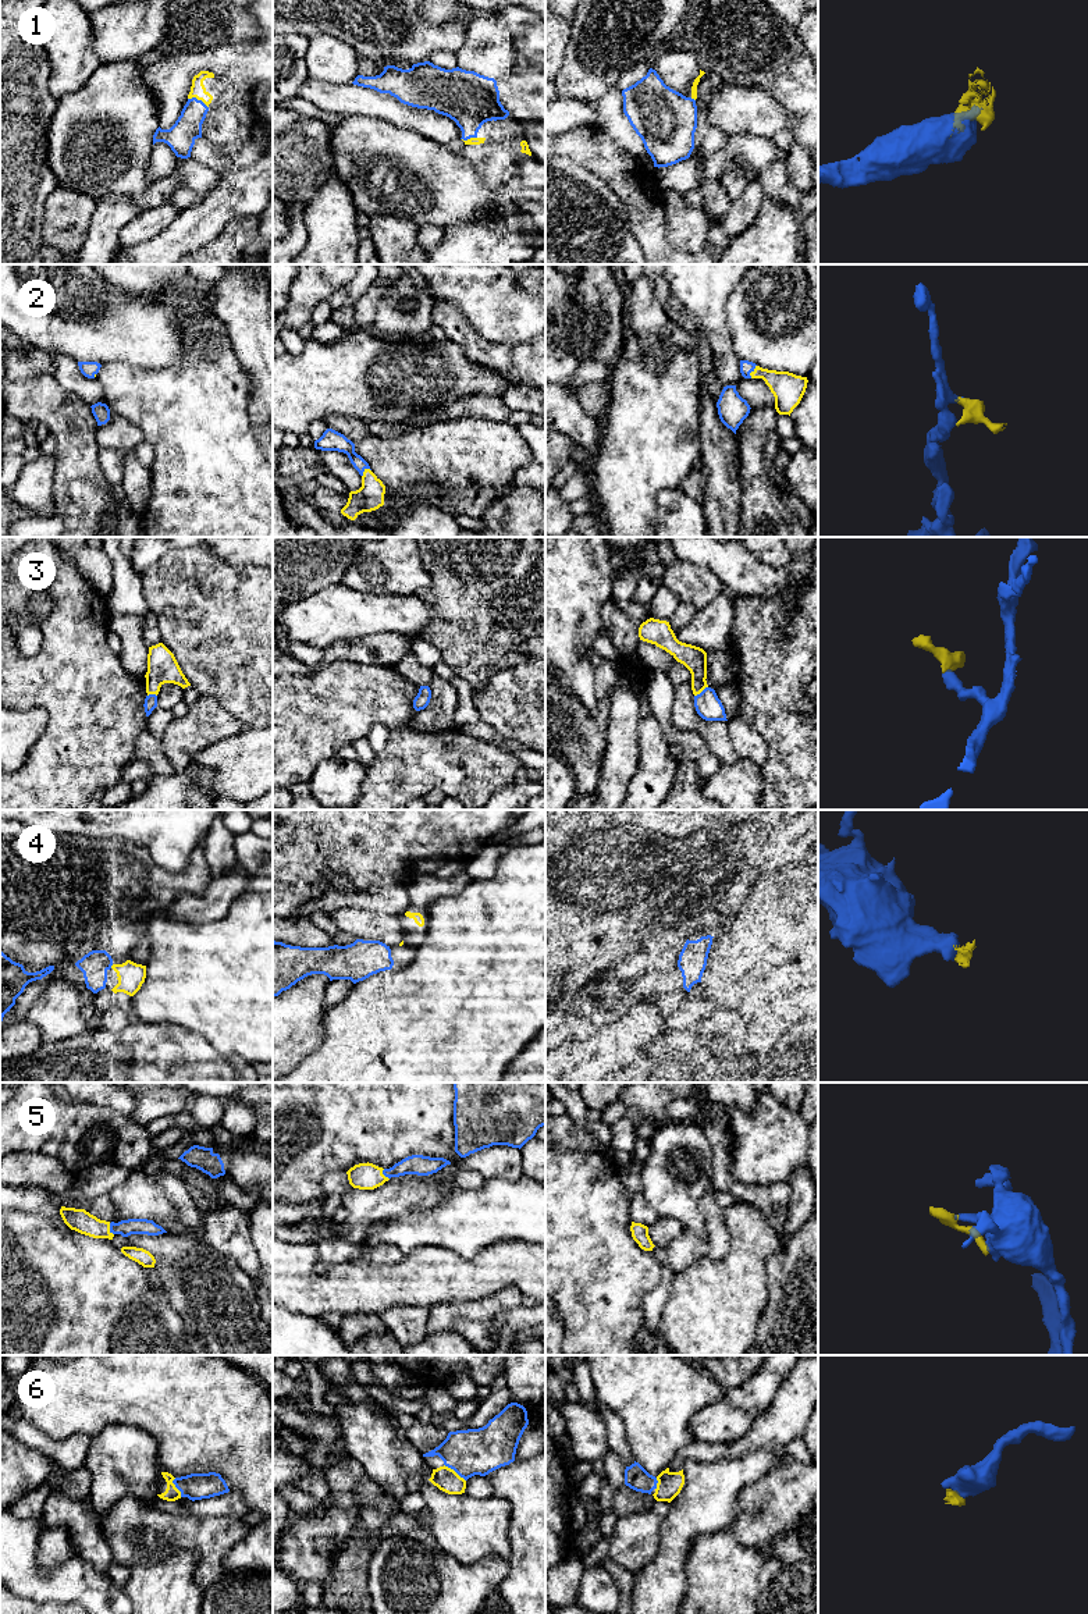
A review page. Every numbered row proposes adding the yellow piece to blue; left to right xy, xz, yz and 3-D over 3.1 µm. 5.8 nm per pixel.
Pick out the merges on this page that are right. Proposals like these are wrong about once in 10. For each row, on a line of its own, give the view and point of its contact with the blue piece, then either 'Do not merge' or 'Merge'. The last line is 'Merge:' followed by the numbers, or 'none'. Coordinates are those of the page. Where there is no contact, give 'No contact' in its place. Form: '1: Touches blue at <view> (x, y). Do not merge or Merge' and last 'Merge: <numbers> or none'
1: Touches blue at xy (196, 99). Merge
2: Touches blue at yz (752, 370). Merge
3: Touches blue at yz (701, 692). Merge
4: Touches blue at xy (112, 964). Merge
5: Touches blue at xy (110, 1229). Merge
6: Touches blue at xz (455, 1471). Merge
Merge: 1, 2, 3, 4, 5, 6

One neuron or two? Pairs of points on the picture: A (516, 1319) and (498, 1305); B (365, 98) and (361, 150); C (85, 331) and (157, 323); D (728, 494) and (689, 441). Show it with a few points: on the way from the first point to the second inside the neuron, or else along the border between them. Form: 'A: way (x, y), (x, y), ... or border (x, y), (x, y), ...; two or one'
A: border (521, 1304), (504, 1311), (497, 1318), (498, 1333); two
B: border (344, 114), (369, 114), (395, 124); two
C: way (103, 327), (139, 327); one
D: border (700, 423), (701, 457); two

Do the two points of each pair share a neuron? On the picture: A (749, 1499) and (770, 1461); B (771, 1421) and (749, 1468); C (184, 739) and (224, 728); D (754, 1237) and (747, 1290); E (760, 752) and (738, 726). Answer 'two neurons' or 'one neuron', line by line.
A: two neurons
B: two neurons
C: one neuron
D: one neuron
E: one neuron

